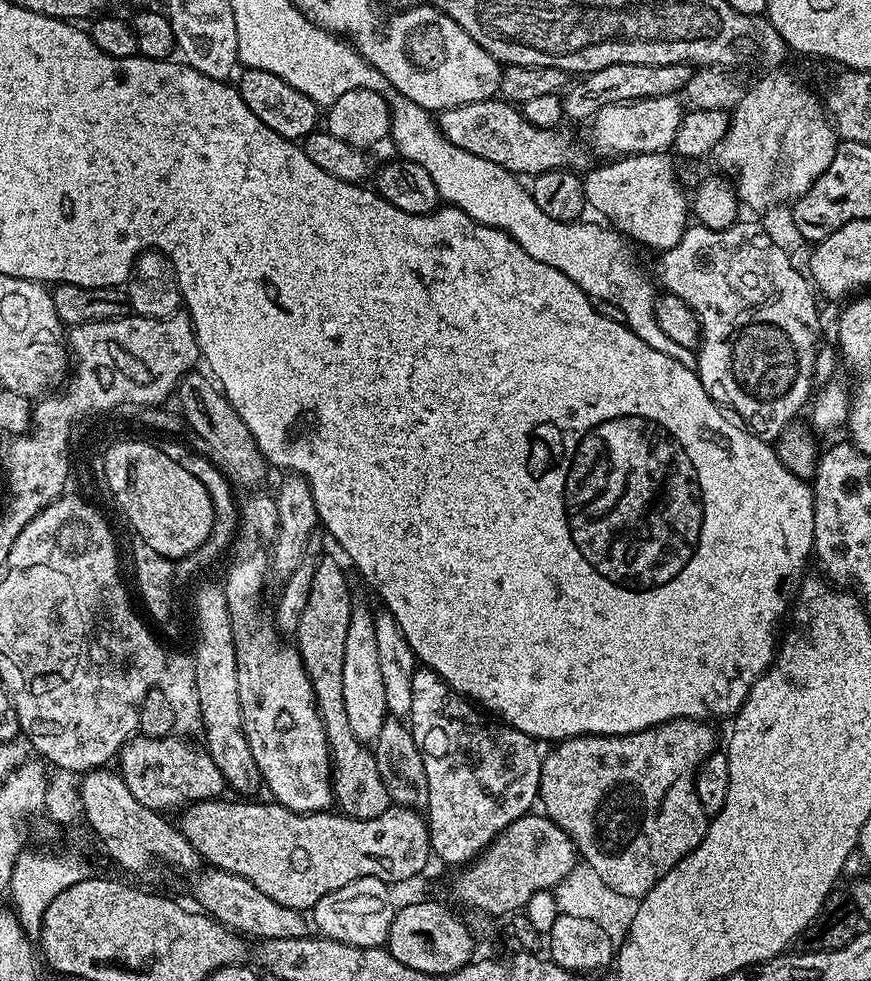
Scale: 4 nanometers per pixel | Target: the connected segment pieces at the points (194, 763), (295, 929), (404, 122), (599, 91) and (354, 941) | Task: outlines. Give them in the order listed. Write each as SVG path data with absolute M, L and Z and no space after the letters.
M137 734L126 741L118 753L118 774L126 782L130 794L134 794L142 806L161 814L167 813L167 808L180 810L199 800L215 800L226 792L222 770L214 766L214 758L210 758L208 751L196 749L177 736L150 738Z
M219 870L204 871L195 877L197 878L196 900L201 904L197 905L225 928L230 928L233 932L239 932L248 938L256 936L255 938L260 940L309 935L309 921L305 917L304 921L300 917L303 915L297 909L278 906L278 902L274 902L272 898L266 898L253 884L246 882L244 878L238 878L236 874Z
M403 107L392 108L392 127L397 133L404 132L404 140L396 144L400 151L397 153L405 160L418 162L418 166L434 178L434 186L438 186L438 194L445 205L462 210L474 218L474 222L510 234L510 238L514 238L530 258L538 258L538 262L546 262L546 266L562 270L562 274L566 274L566 278L570 278L570 282L574 282L574 286L582 289L593 301L620 308L619 315L626 321L628 329L638 334L646 346L654 346L654 350L670 354L670 358L682 362L682 366L697 367L698 356L693 349L678 346L678 342L662 334L662 326L658 326L658 318L654 318L657 289L650 276L648 281L647 274L636 268L632 252L621 233L603 223L564 224L550 218L550 214L545 214L538 202L534 202L531 191L520 185L523 184L521 177L494 162L486 162L486 158L478 158L478 154L470 154L470 150L462 150L462 146L454 146L454 142L440 133L437 117L428 109Z
M619 64L606 66L597 72L589 72L581 84L573 83L563 93L562 112L572 120L591 121L602 106L623 104L629 100L649 100L659 96L674 96L685 91L687 82L693 75L693 69L687 64L670 66L646 66L645 64Z
M358 878L323 896L310 910L311 923L319 935L350 946L378 948L387 945L390 922L397 910L397 905L392 904L392 892L393 889L383 880Z

